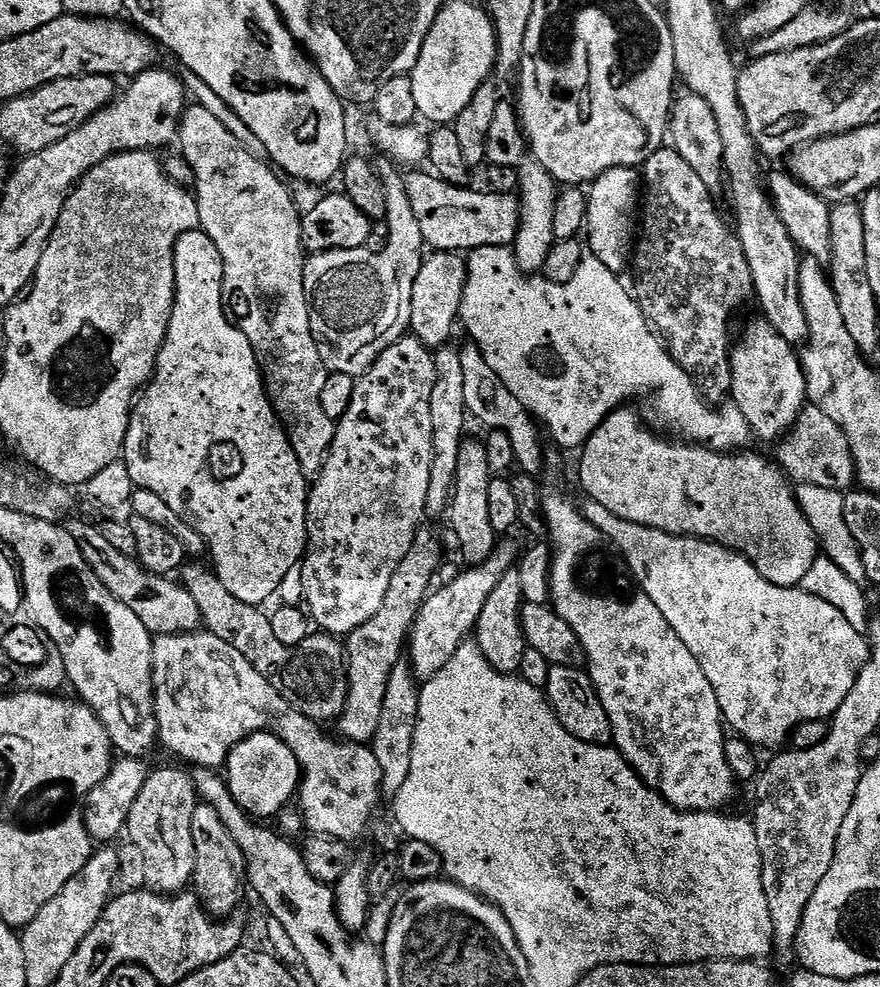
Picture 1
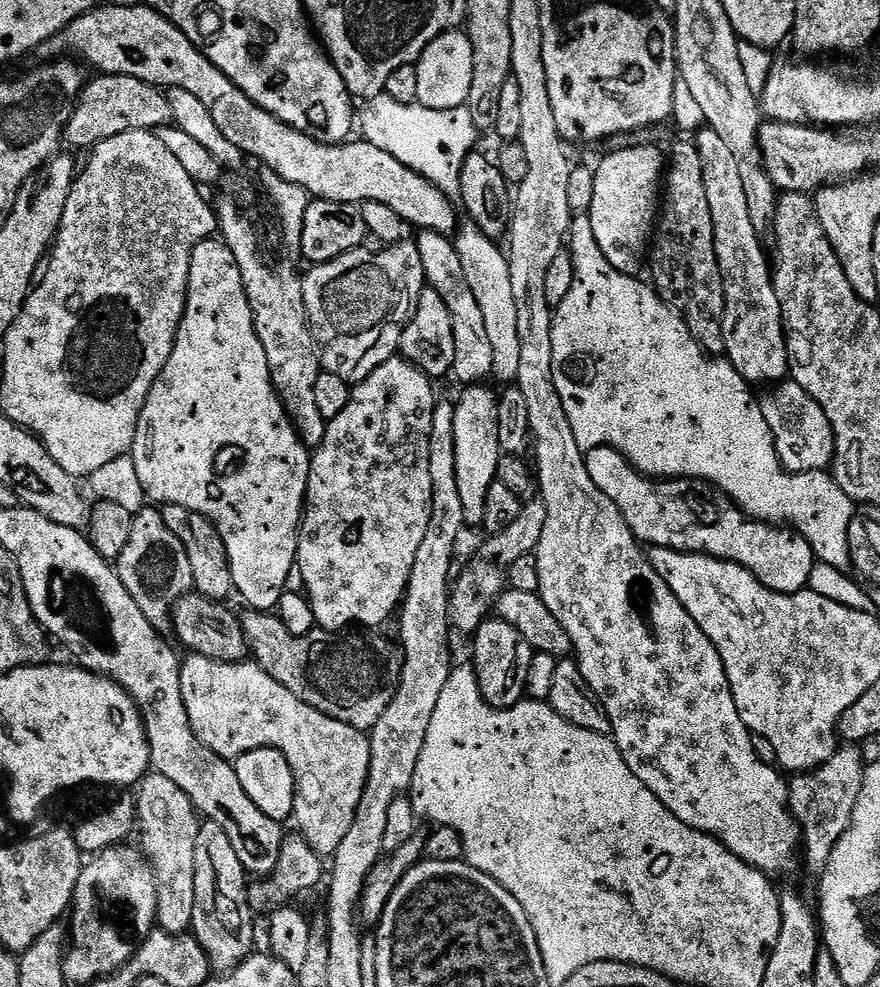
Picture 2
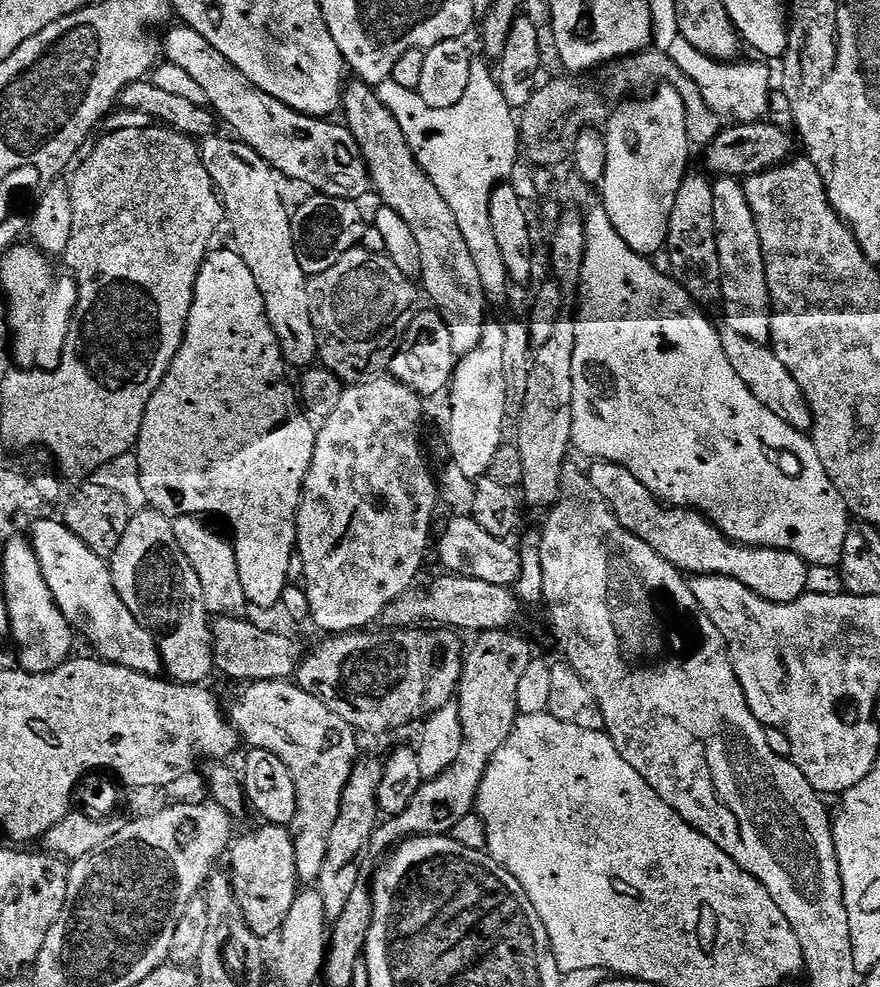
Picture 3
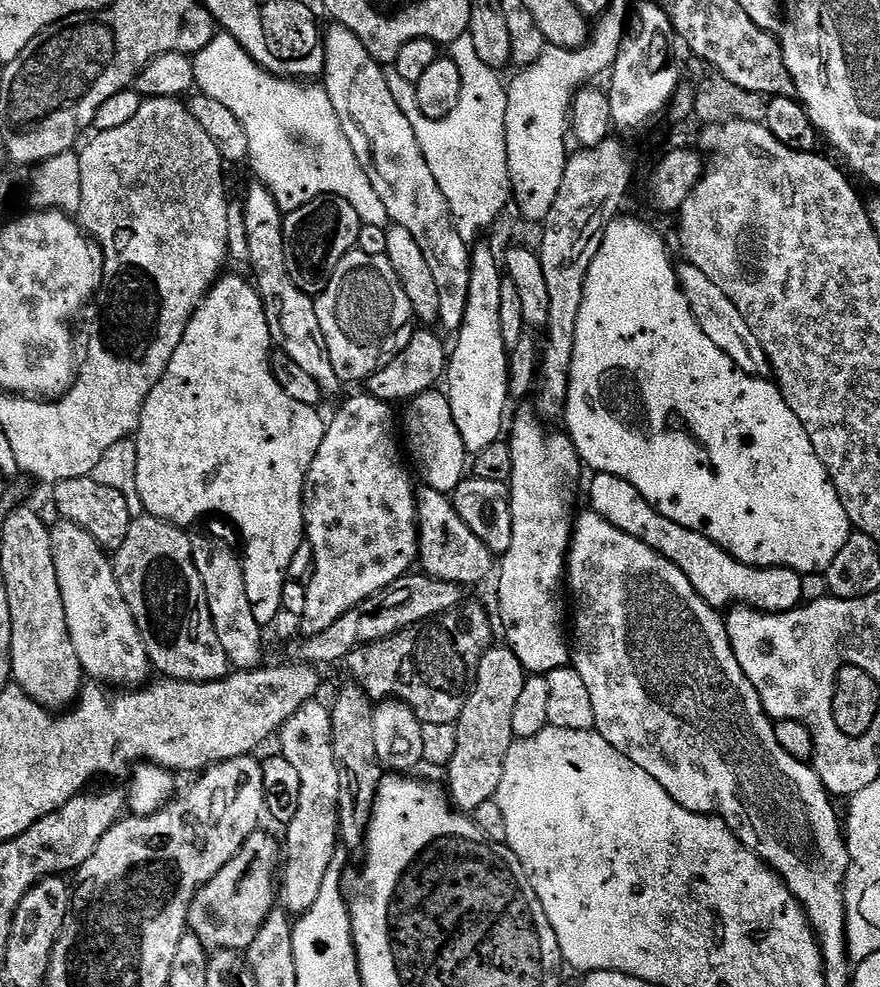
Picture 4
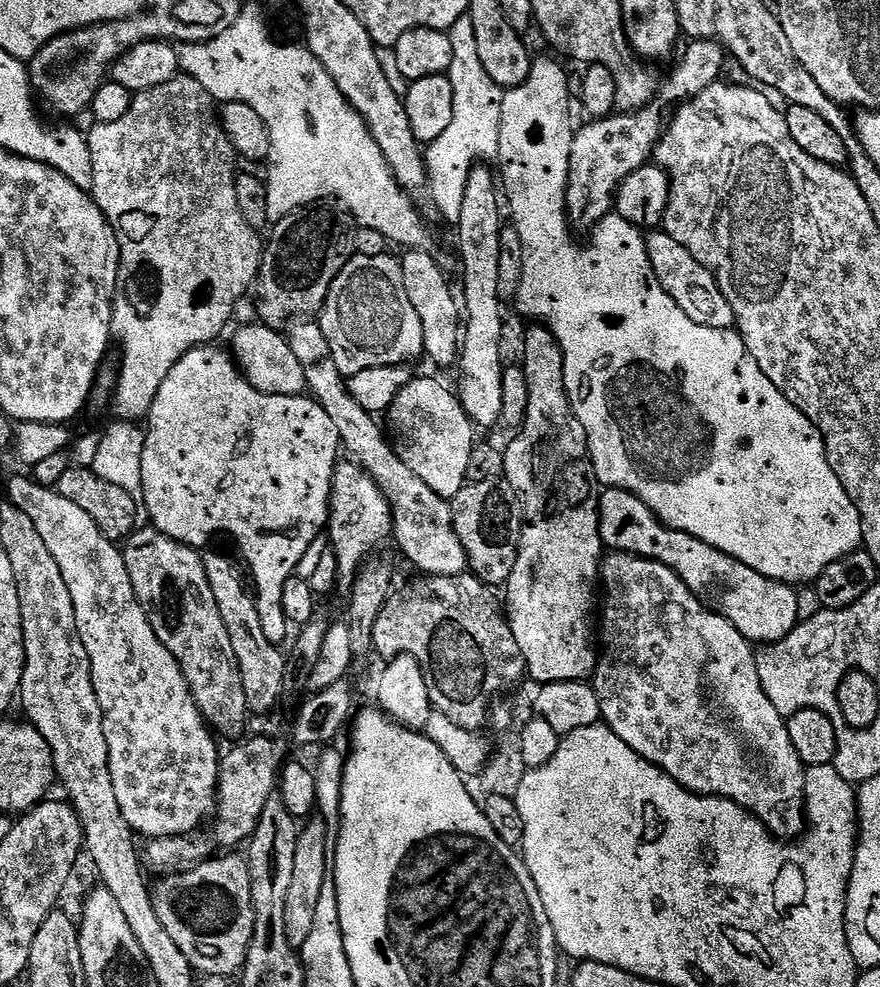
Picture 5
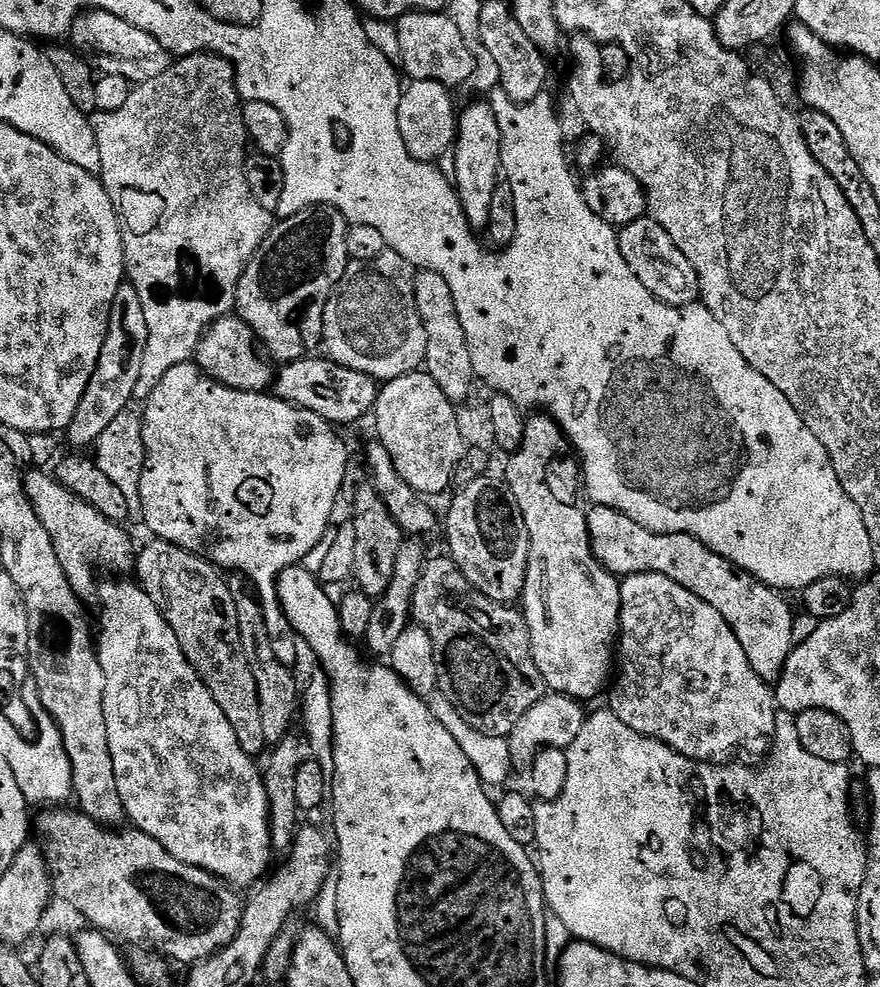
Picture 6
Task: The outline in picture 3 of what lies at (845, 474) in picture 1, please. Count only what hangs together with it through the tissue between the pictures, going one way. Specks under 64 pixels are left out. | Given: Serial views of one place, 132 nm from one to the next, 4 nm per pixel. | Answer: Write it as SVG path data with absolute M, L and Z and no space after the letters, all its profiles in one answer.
M727 326L720 328L720 337L722 338L722 350L726 350L726 358L730 358L730 366L734 366L734 374L738 374L738 378L742 378L742 382L746 382L750 394L754 394L754 398L758 398L758 402L762 402L762 406L766 406L766 410L774 410L774 414L778 414L778 418L782 418L784 422L794 426L794 430L805 434L811 433L812 411L810 406L806 402L798 382L794 382L794 374L790 374L790 370L786 370L786 366L782 366L782 362L778 362L771 347L768 344L750 342L750 338L742 338L742 334L738 334L738 330Z

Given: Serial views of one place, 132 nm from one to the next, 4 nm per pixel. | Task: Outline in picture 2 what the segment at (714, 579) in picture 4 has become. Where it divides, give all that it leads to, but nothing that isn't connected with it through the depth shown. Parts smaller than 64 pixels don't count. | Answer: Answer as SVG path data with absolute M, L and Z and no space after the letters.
M595 448L586 453L584 461L594 478L594 486L618 506L622 518L630 526L641 545L653 548L669 548L675 552L697 552L703 556L713 556L719 560L729 560L754 574L762 586L782 594L803 592L808 588L811 570L817 564L810 542L802 538L795 528L766 524L744 515L736 503L725 496L718 488L705 484L703 480L652 479L639 472L631 462L616 448Z

